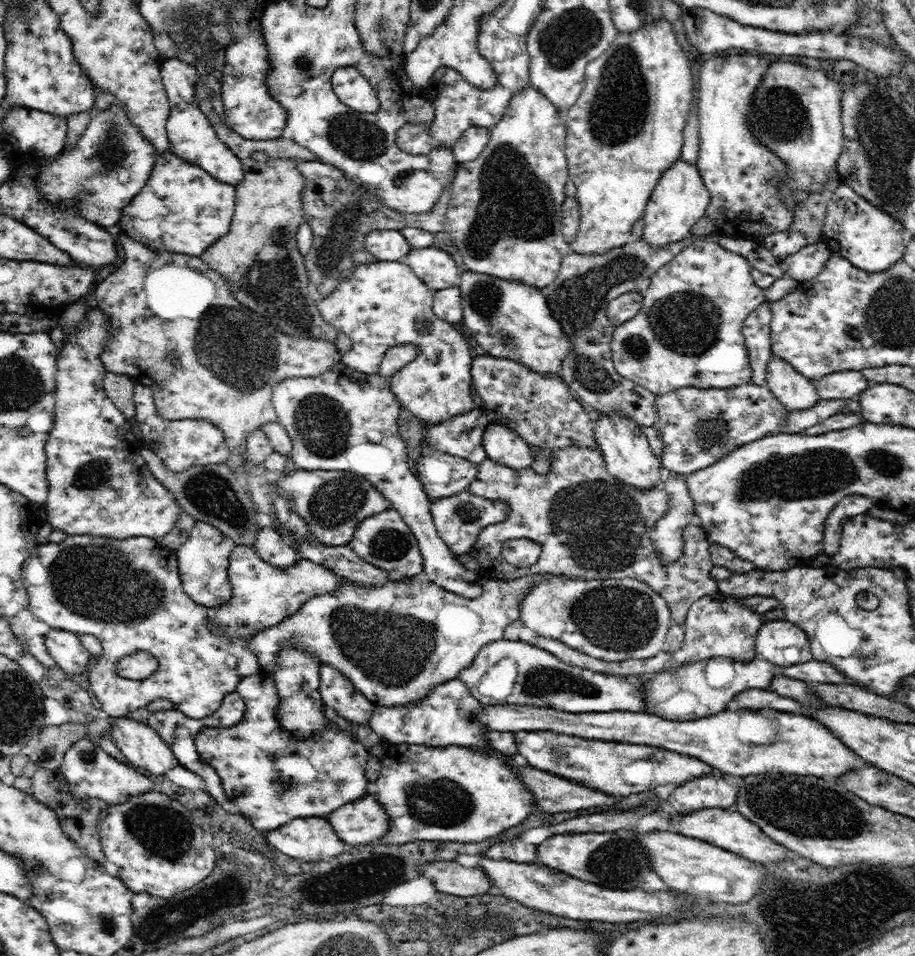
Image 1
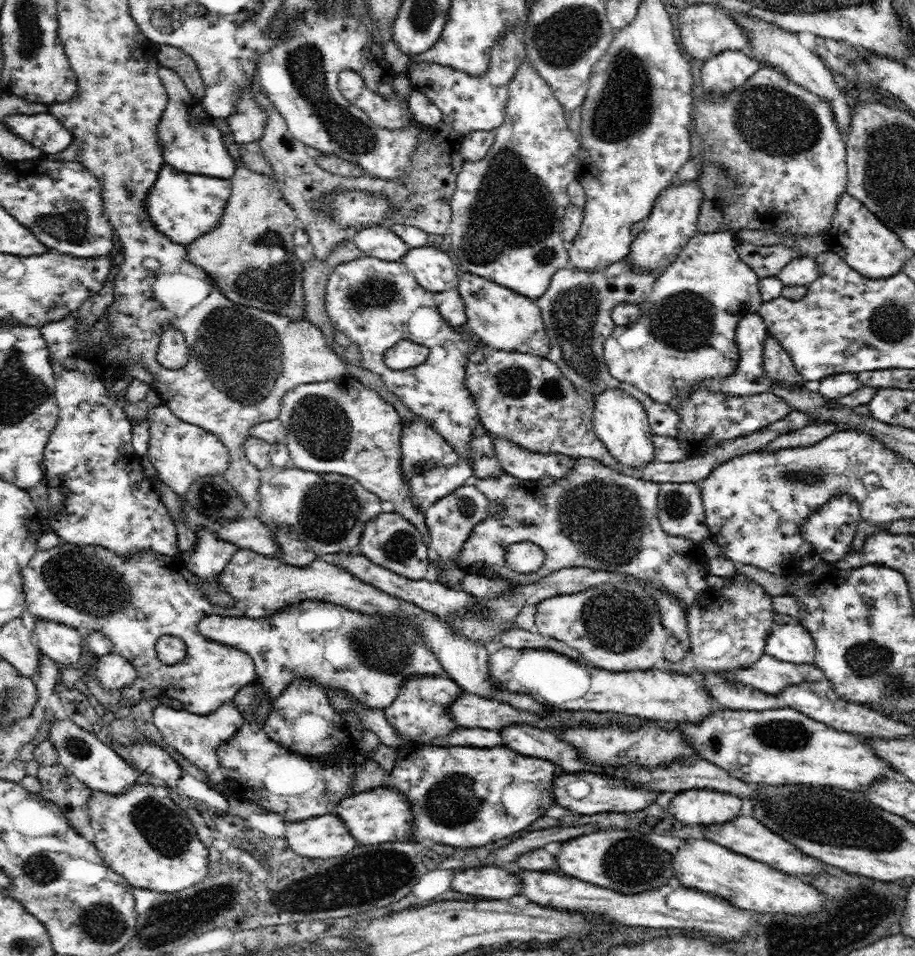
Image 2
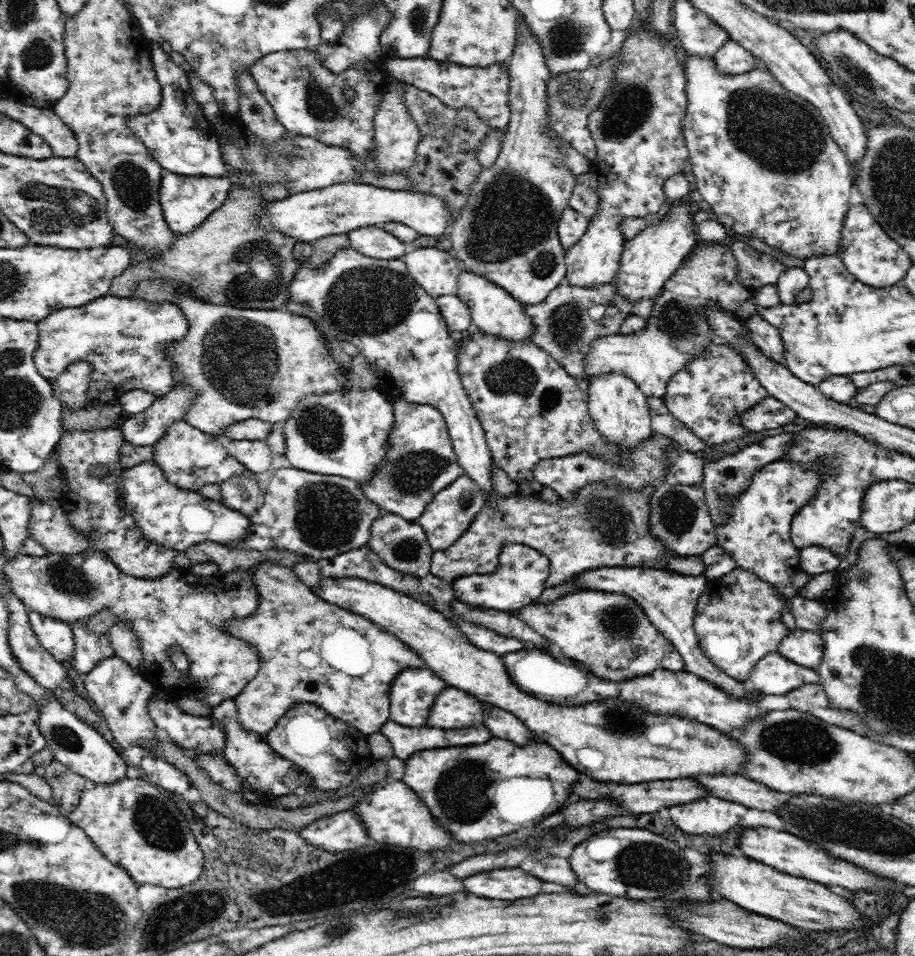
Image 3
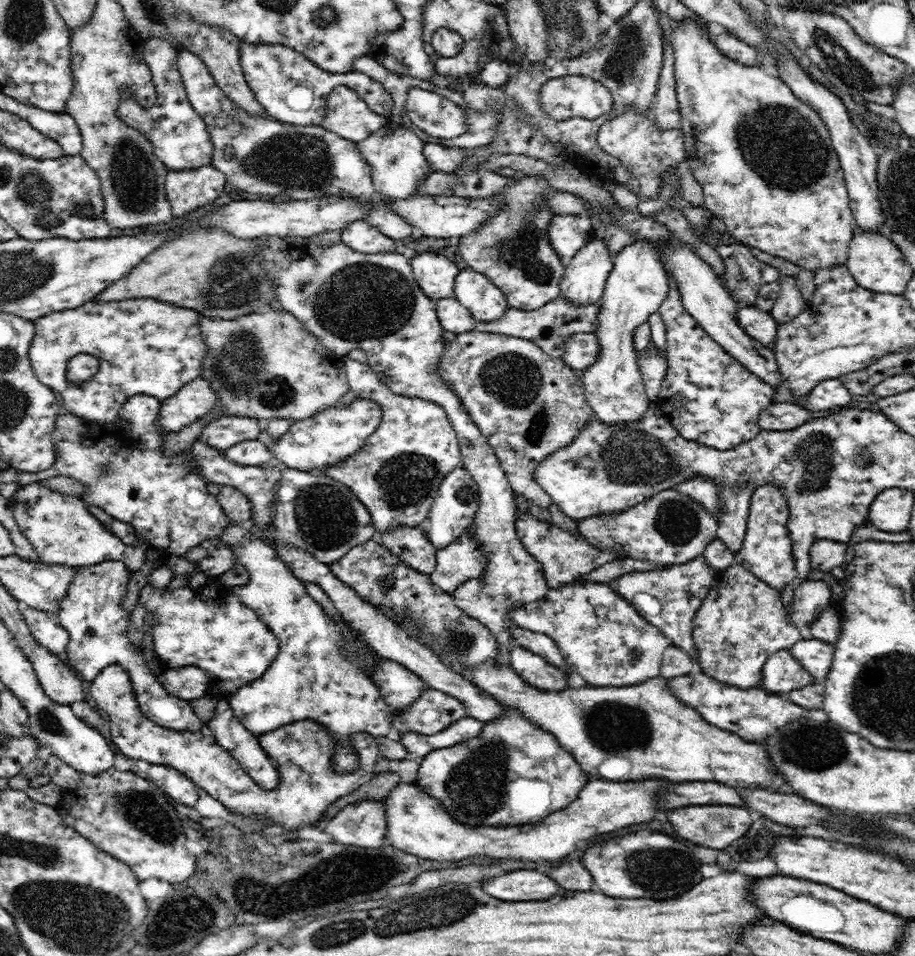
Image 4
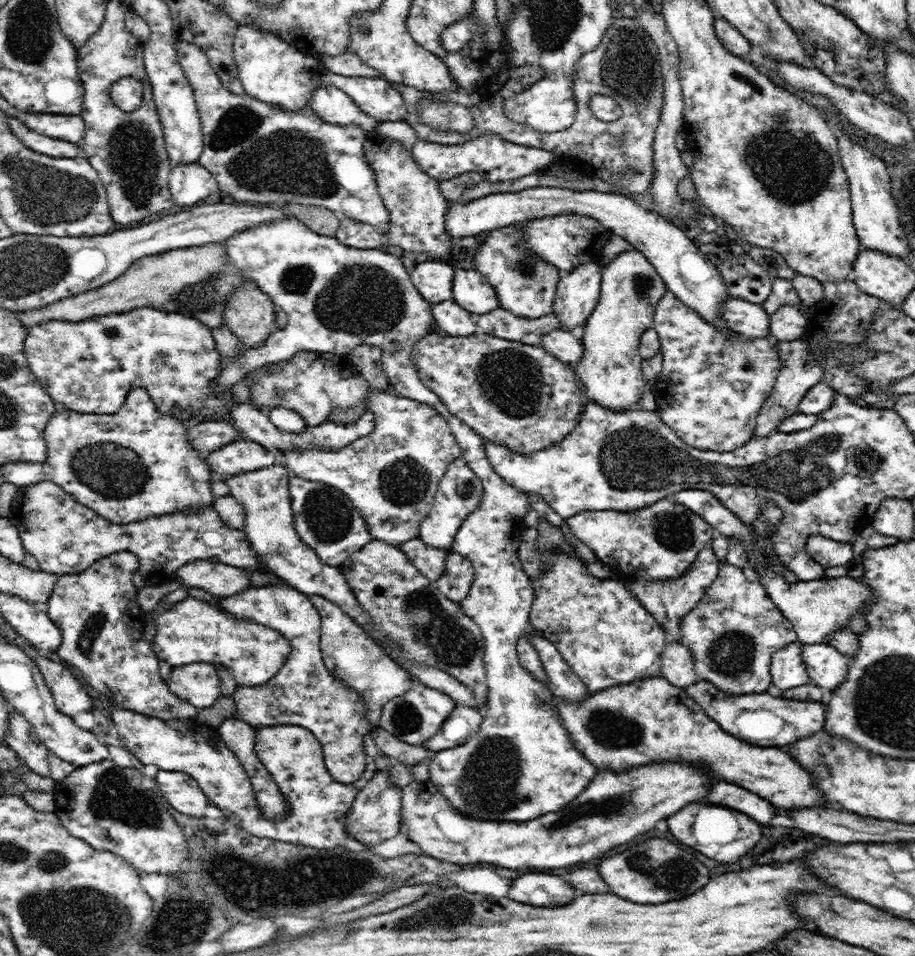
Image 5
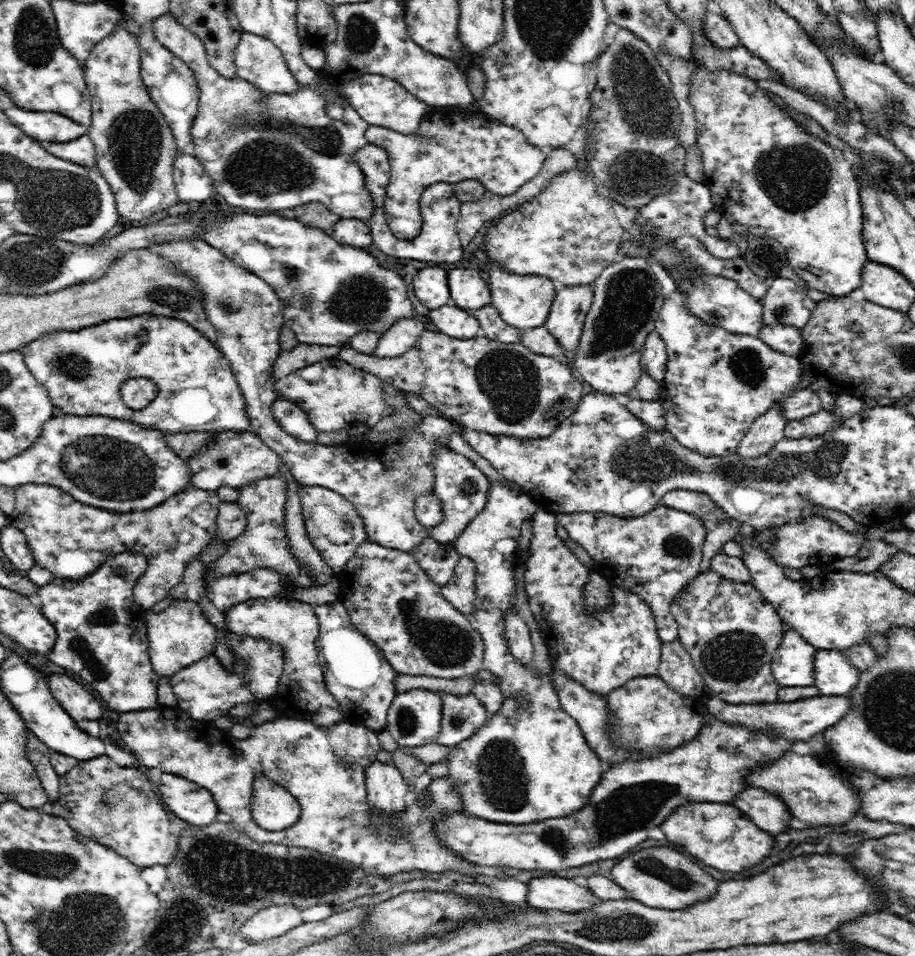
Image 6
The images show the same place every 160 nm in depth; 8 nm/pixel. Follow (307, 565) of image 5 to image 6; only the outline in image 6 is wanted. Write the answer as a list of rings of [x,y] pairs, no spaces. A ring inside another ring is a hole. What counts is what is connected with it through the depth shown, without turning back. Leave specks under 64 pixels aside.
[[[281,472],[250,482],[238,488],[238,504],[246,513],[246,528],[240,537],[226,543],[225,553],[208,565],[215,574],[242,574],[254,569],[270,568],[278,571],[286,581],[298,587],[314,586],[311,574],[299,563],[290,549],[285,531],[286,479]]]

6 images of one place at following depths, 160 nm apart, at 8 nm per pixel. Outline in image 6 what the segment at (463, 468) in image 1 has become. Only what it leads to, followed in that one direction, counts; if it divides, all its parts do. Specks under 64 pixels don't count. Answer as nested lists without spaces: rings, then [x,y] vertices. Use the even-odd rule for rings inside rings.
[[[200,237],[189,241],[168,241],[164,245],[150,246],[151,250],[157,252],[162,258],[173,262],[181,272],[185,272],[198,282],[198,288],[203,290],[204,310],[208,320],[216,328],[216,346],[229,360],[231,369],[235,374],[238,386],[246,400],[246,411],[250,417],[252,431],[270,447],[281,458],[281,463],[286,466],[300,485],[323,486],[346,497],[352,502],[362,519],[367,532],[367,541],[376,542],[380,546],[390,547],[404,552],[419,546],[427,537],[429,532],[415,517],[414,501],[419,494],[433,490],[434,484],[434,461],[436,449],[448,447],[445,440],[453,433],[453,424],[441,416],[430,416],[422,418],[413,432],[387,442],[371,443],[363,441],[356,447],[348,444],[338,446],[321,446],[316,443],[306,443],[290,437],[278,425],[274,419],[272,406],[276,402],[274,384],[272,379],[272,368],[280,354],[280,328],[285,324],[283,317],[284,304],[272,287],[264,282],[262,278],[252,274],[249,270],[238,266],[232,259],[226,257],[221,250],[214,248],[209,242]]]

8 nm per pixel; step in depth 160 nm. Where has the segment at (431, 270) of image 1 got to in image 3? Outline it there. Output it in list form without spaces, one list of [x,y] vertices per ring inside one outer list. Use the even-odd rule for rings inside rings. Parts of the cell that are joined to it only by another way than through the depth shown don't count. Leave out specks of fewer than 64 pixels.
[[[438,248],[408,249],[406,258],[402,257],[410,275],[433,297],[444,294],[457,294],[457,280],[461,269],[456,257]]]

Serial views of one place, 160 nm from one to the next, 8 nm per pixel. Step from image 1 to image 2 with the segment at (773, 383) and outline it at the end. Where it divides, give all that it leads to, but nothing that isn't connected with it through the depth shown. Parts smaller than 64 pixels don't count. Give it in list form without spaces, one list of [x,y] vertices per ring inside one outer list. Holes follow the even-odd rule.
[[[770,333],[764,341],[763,367],[772,382],[804,388],[805,381],[796,370],[790,355]]]

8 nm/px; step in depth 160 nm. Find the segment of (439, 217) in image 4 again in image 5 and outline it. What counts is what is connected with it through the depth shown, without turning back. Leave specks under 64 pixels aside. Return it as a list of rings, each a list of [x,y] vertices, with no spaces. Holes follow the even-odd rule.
[[[558,186],[532,187],[518,192],[496,192],[470,203],[454,202],[446,214],[446,233],[457,241],[464,236],[474,236],[486,231],[554,215],[588,215],[600,221],[613,234],[625,238],[639,250],[663,278],[665,285],[686,306],[694,309],[704,321],[736,335],[723,324],[719,306],[729,297],[724,279],[718,269],[702,254],[694,240],[686,237],[683,228],[675,226],[665,216],[636,203],[622,193],[601,193],[596,188],[578,192]]]

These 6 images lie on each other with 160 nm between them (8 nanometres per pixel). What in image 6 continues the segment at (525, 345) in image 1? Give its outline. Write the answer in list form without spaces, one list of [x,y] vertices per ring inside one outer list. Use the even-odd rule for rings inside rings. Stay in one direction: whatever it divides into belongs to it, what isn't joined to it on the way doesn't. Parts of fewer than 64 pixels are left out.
[[[454,268],[448,272],[451,303],[467,311],[491,304],[490,288],[476,270]]]

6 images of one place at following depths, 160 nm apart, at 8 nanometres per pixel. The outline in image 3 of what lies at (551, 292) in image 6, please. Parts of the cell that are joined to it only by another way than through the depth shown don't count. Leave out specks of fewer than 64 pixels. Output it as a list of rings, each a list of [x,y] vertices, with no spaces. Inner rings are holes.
[[[522,15],[517,16],[517,39],[515,42],[515,47],[513,48],[512,59],[508,62],[509,66],[509,107],[510,107],[510,118],[506,126],[506,132],[502,136],[500,148],[500,154],[496,162],[492,166],[484,166],[482,172],[478,174],[476,182],[470,186],[470,199],[466,204],[466,207],[462,207],[462,210],[458,212],[453,221],[450,230],[448,231],[448,236],[452,240],[453,249],[456,251],[455,257],[458,260],[462,260],[464,264],[470,268],[470,272],[482,275],[484,278],[495,282],[498,286],[501,286],[508,294],[512,295],[514,300],[518,300],[523,305],[533,305],[542,302],[549,294],[551,290],[554,290],[562,280],[567,276],[567,268],[565,261],[565,250],[561,245],[561,240],[559,239],[559,234],[557,233],[557,228],[566,207],[569,207],[569,201],[571,198],[572,190],[575,186],[575,178],[573,172],[566,166],[565,158],[563,158],[563,150],[565,149],[565,142],[553,128],[549,125],[549,114],[548,111],[551,110],[552,103],[547,98],[547,82],[551,79],[551,74],[546,65],[546,60],[544,53],[542,52],[542,47],[540,47],[540,41],[536,38],[536,35],[530,31],[528,23],[524,20]]]

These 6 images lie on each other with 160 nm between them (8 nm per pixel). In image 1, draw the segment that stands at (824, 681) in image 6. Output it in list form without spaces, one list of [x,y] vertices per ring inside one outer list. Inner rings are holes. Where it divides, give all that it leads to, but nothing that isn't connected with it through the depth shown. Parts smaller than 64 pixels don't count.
[[[786,619],[764,620],[756,634],[754,650],[767,661],[781,667],[794,666],[813,659],[804,630]]]

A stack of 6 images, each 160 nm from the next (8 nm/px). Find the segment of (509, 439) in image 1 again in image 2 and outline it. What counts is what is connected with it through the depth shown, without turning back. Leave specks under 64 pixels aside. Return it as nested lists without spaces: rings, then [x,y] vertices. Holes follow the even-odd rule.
[[[498,438],[493,439],[494,453],[498,457],[498,461],[502,466],[502,469],[507,473],[518,479],[530,479],[538,480],[542,477],[550,477],[554,479],[555,482],[558,482],[564,479],[569,473],[570,470],[573,470],[575,466],[575,461],[572,457],[568,457],[565,454],[544,454],[533,452],[532,450],[526,450],[521,446],[516,445],[506,439]]]

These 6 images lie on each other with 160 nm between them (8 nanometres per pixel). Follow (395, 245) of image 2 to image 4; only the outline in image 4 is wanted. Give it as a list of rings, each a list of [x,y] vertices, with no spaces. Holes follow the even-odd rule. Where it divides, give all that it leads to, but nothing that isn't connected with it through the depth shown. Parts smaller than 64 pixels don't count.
[[[364,219],[349,222],[341,231],[341,241],[359,253],[395,252],[395,240],[388,238]]]

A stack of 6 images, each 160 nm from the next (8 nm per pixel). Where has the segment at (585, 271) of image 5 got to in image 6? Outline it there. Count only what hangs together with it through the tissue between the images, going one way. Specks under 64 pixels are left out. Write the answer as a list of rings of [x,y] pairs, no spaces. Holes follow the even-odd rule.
[[[592,285],[584,286],[558,286],[556,296],[554,297],[548,318],[545,322],[545,327],[550,331],[550,334],[558,341],[562,347],[563,357],[570,365],[572,358],[579,345],[579,340],[585,323],[585,316],[588,314],[593,303],[593,287]]]

